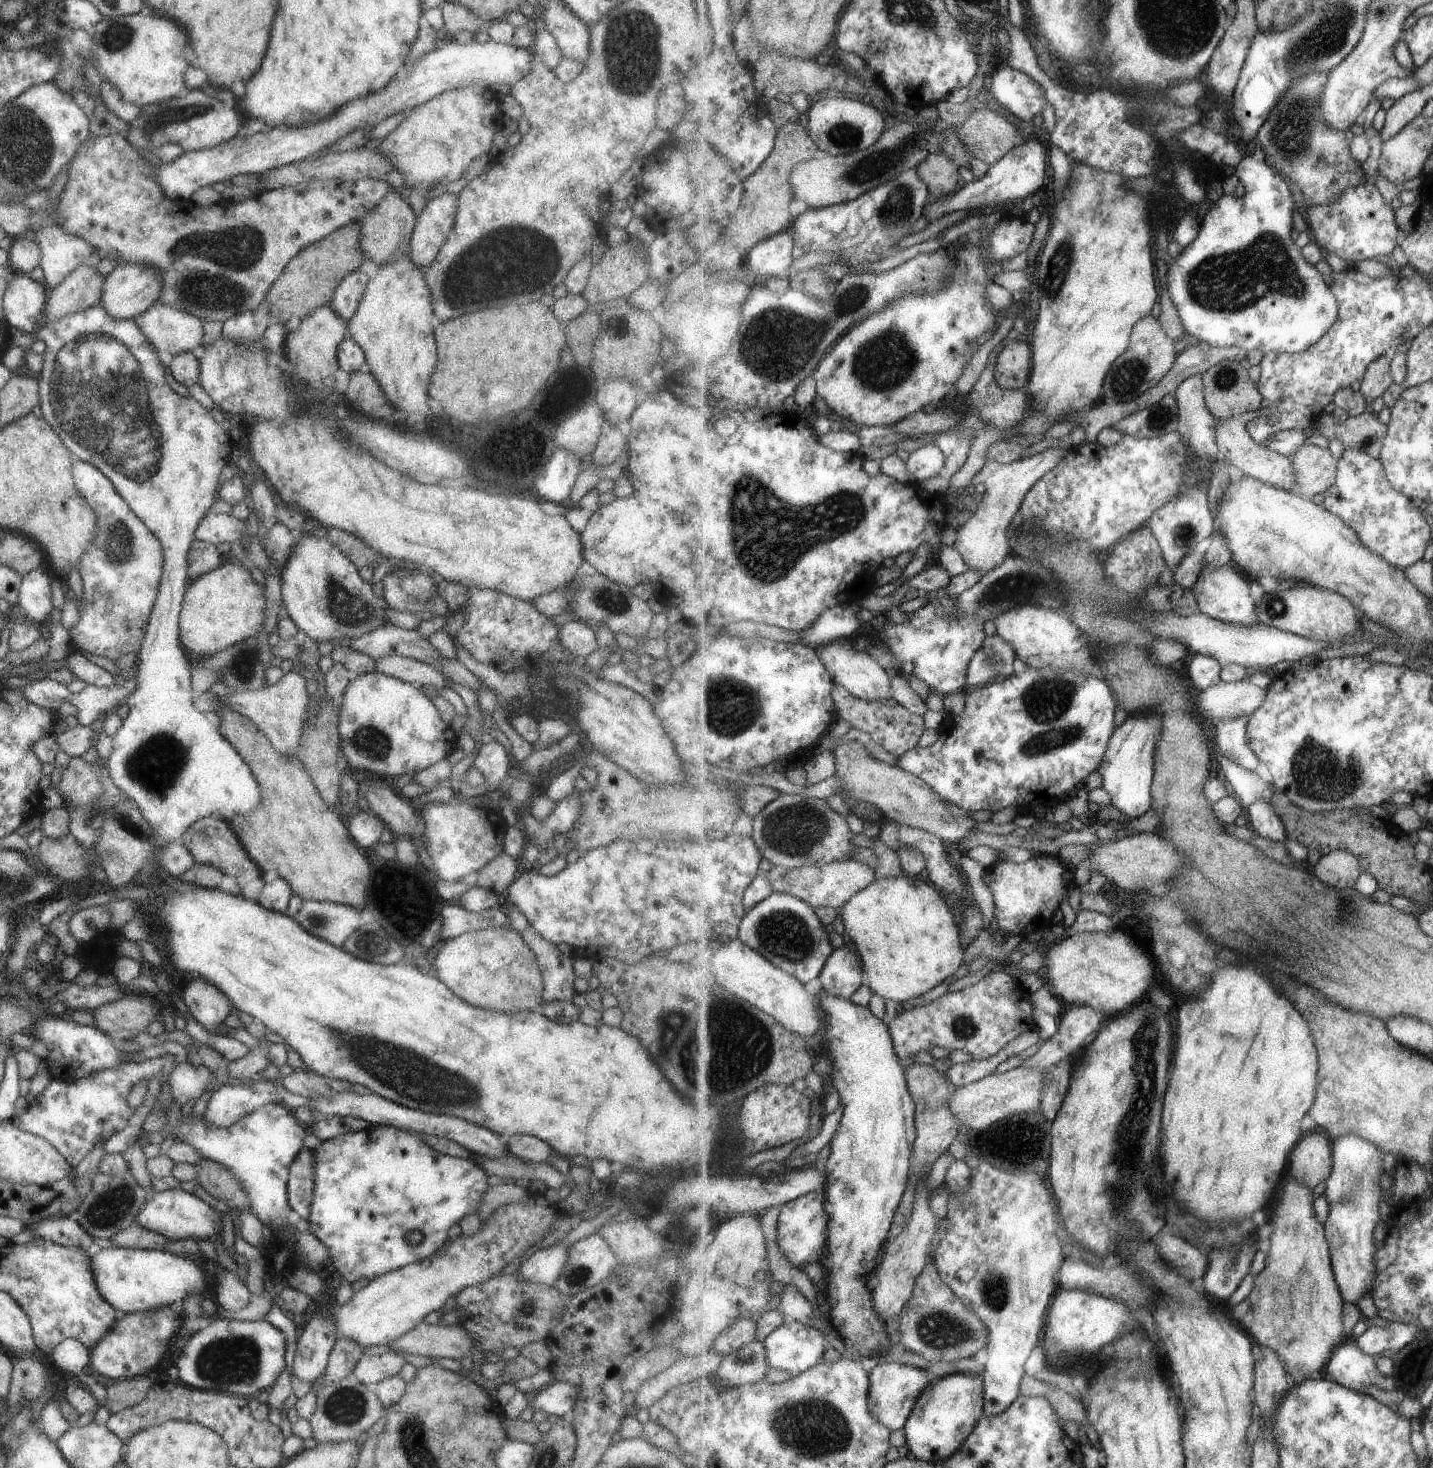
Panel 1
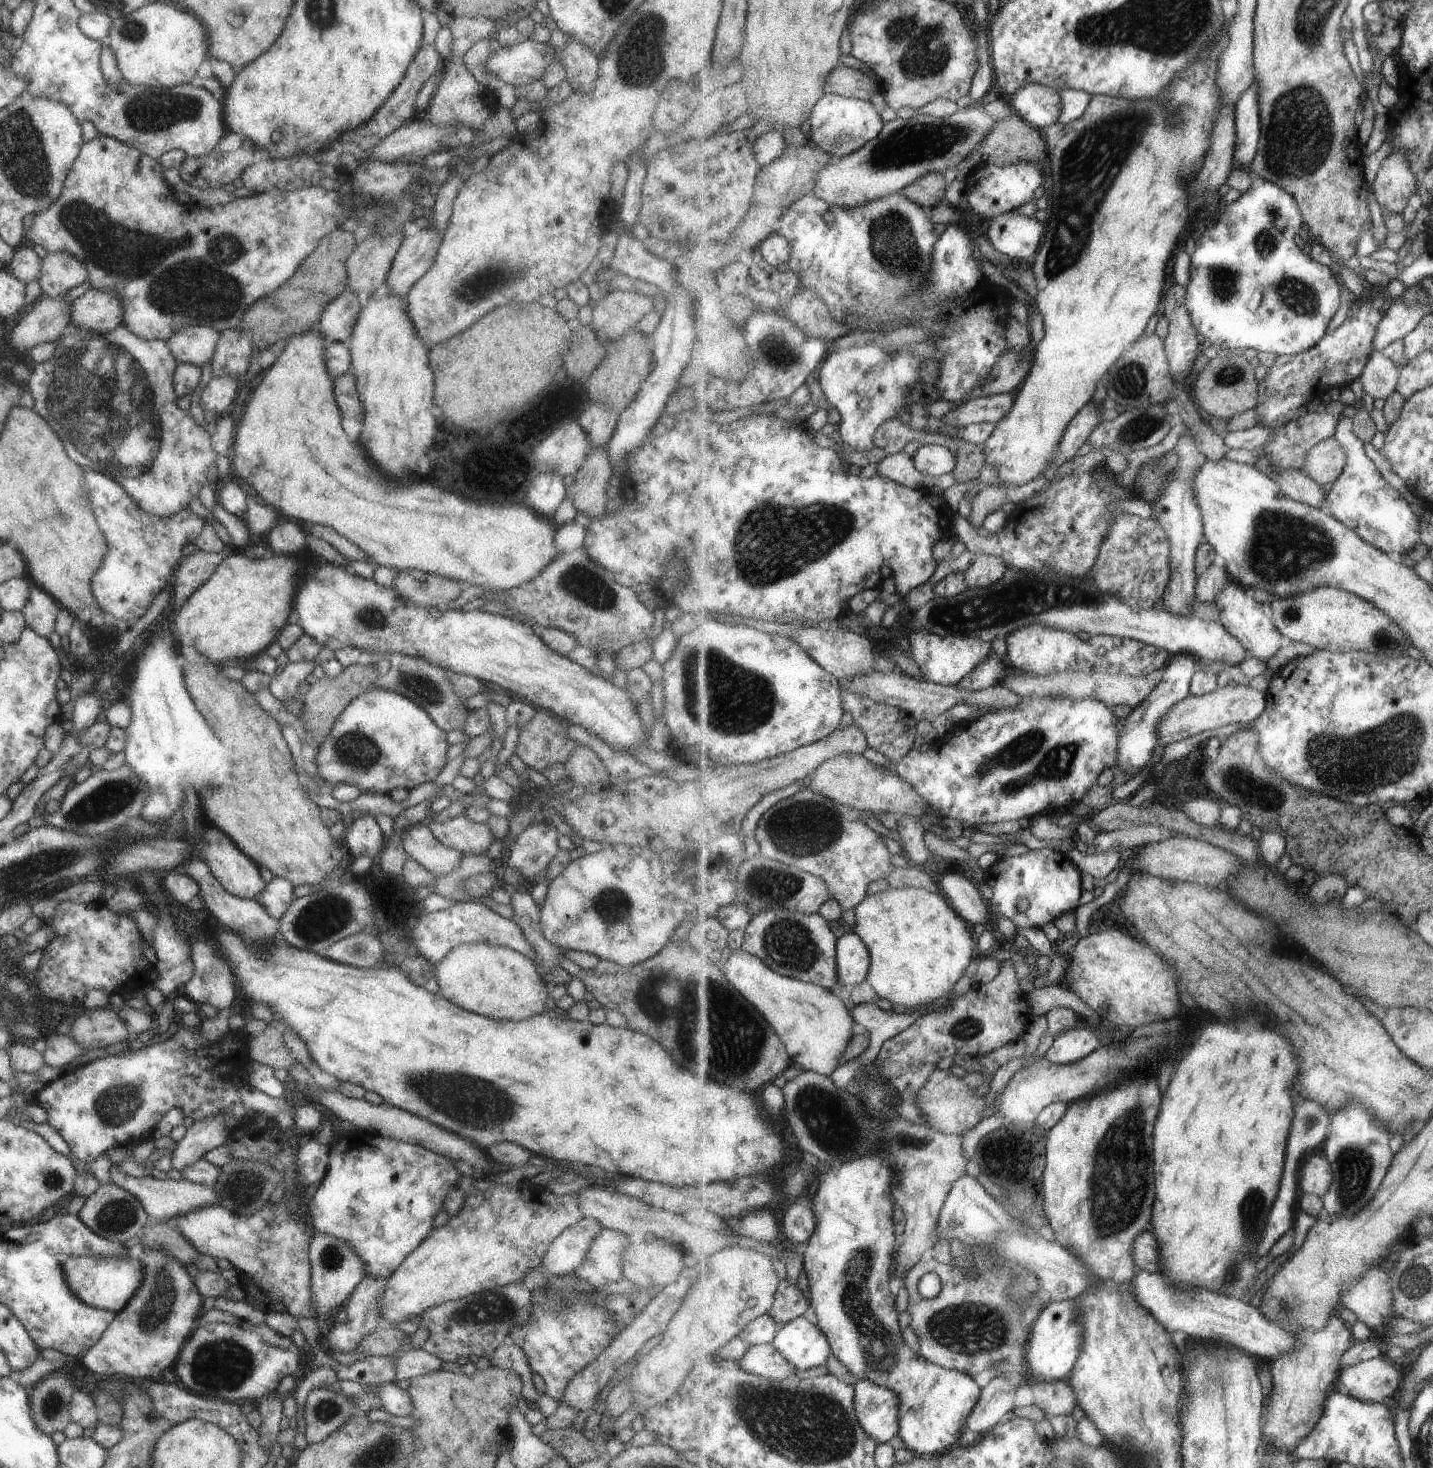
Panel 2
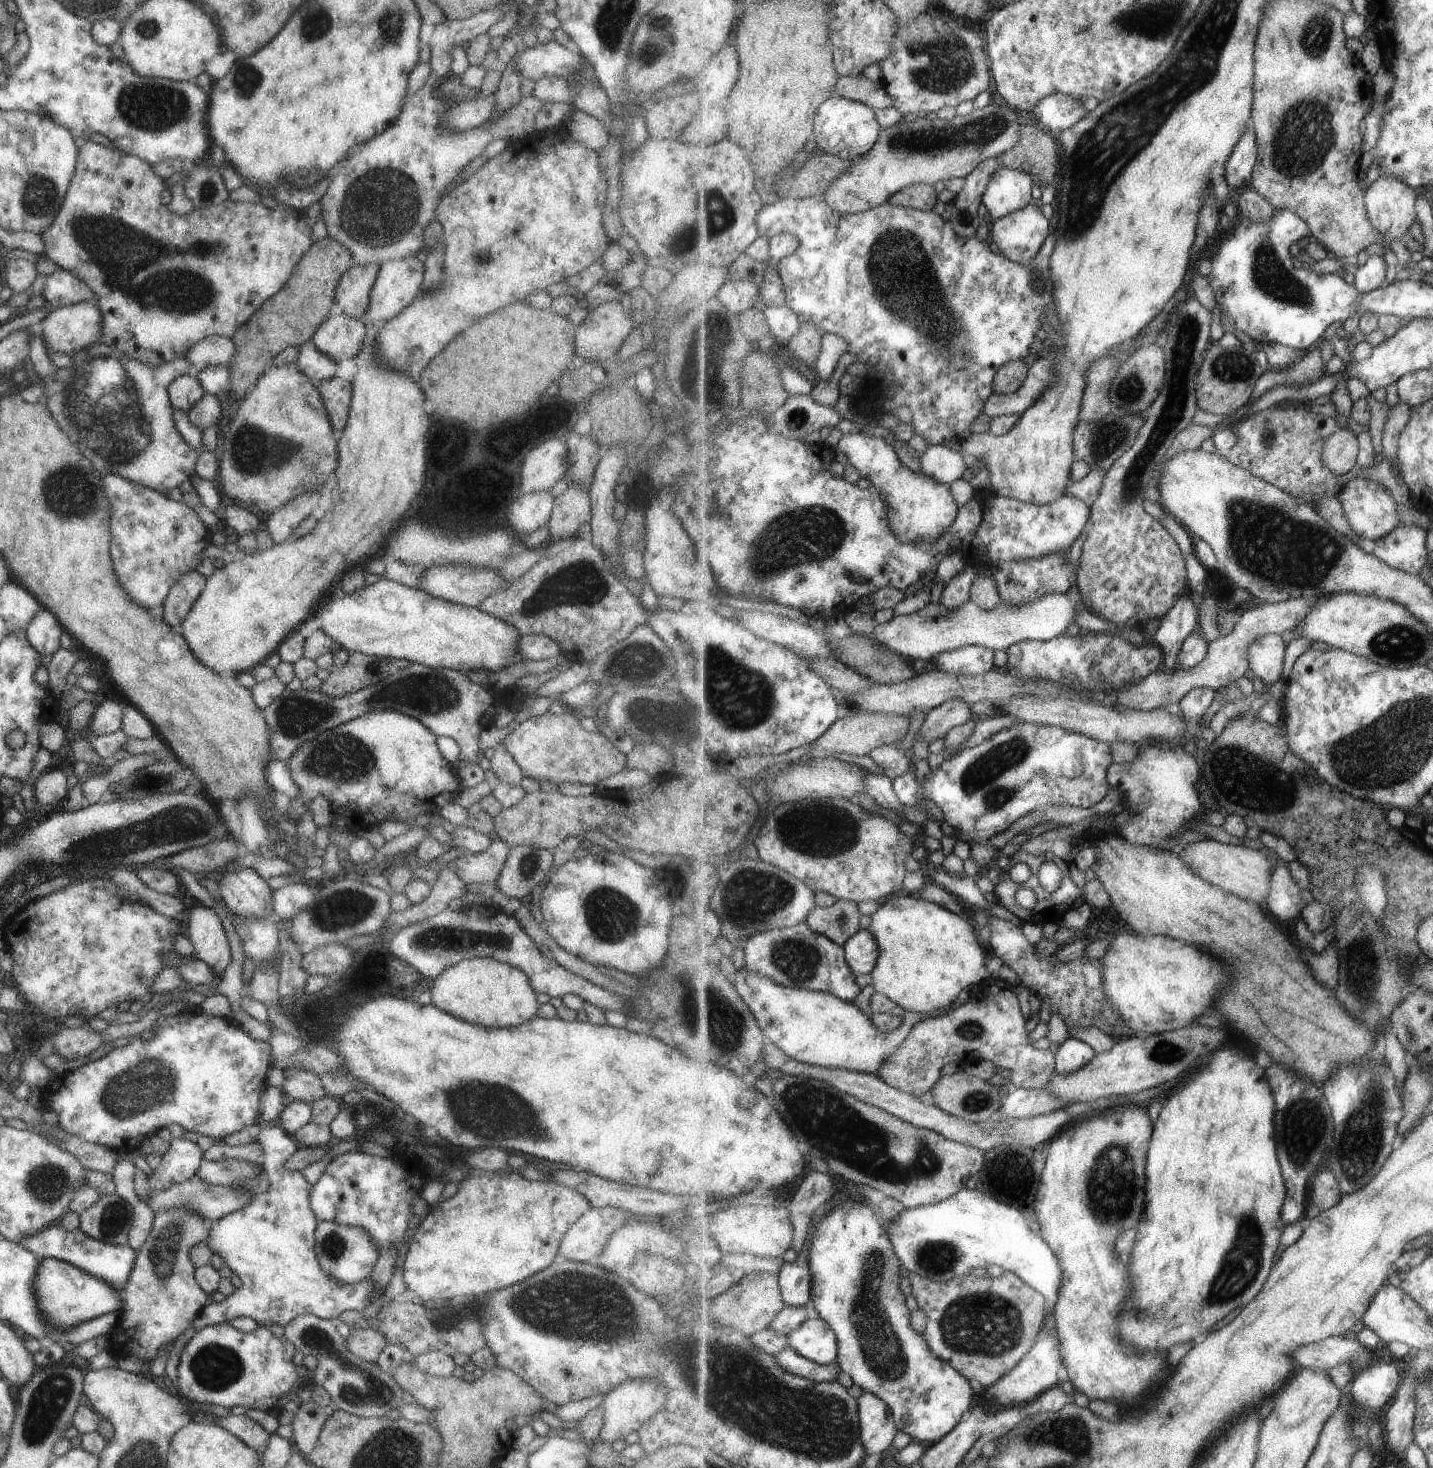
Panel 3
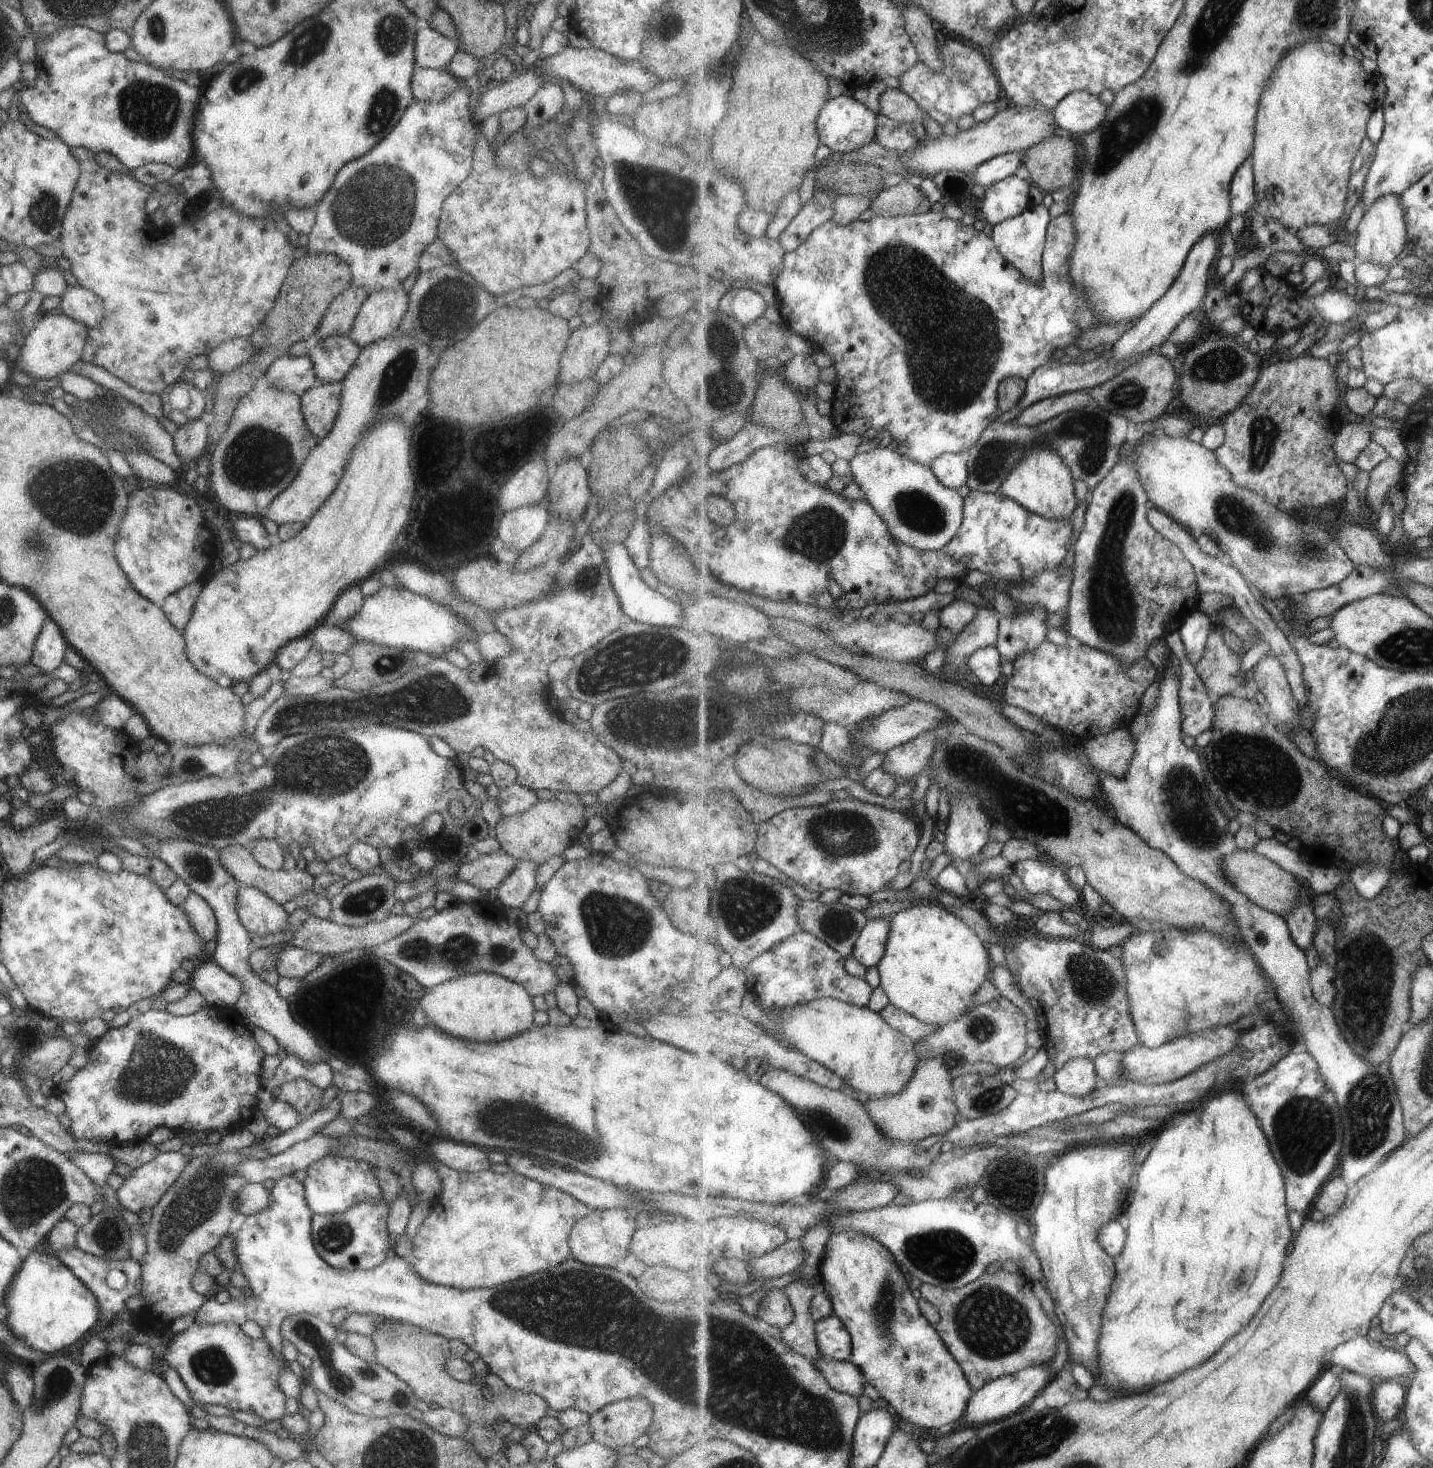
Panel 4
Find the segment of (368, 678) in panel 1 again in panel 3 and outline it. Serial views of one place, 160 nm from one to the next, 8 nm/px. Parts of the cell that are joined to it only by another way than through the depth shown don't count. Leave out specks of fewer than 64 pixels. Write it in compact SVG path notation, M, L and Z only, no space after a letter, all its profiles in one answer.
M371 711L319 733L302 742L286 758L287 772L291 782L297 786L297 796L290 798L284 811L275 812L275 816L296 825L308 814L308 805L316 795L328 801L334 816L346 817L347 831L361 832L378 826L384 820L411 824L411 820L417 820L417 816L431 816L443 805L453 802L461 790L457 770L441 757L435 745L435 737L415 719L393 711Z

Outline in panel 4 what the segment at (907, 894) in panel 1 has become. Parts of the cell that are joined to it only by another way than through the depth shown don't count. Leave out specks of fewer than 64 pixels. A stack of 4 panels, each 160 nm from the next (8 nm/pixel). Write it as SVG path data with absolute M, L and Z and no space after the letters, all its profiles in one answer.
M929 900L892 914L889 920L892 922L892 931L886 944L885 956L876 966L879 970L879 984L889 1002L915 1018L938 1027L969 1015L977 1007L975 994L987 982L991 972L992 962L989 962L989 952L985 943L981 942L982 937L977 936L974 929L950 908Z

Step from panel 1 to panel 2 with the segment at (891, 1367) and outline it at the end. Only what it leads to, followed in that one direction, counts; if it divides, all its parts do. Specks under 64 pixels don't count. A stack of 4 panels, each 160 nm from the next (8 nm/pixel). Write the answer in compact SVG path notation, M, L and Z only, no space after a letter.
M865 1379L855 1380L854 1407L863 1430L878 1440L879 1444L887 1443L899 1432L899 1397L892 1390L879 1386Z

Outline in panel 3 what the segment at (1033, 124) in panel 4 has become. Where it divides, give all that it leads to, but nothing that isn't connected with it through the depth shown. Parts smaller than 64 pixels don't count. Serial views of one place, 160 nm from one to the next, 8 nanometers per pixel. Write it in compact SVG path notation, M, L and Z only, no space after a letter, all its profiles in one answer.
M992 104L983 109L975 109L968 115L956 116L950 121L940 120L936 116L919 116L914 122L905 121L891 125L890 127L882 130L882 135L879 137L878 142L875 143L875 146L866 155L861 156L859 163L855 163L849 171L843 173L834 180L834 183L830 186L830 190L827 191L822 198L834 211L840 212L844 215L854 215L857 213L867 212L876 206L887 203L891 195L894 195L896 192L899 192L908 186L921 183L935 186L939 180L944 182L955 177L966 177L967 175L970 175L971 172L973 172L982 162L985 162L993 157L1000 157L1004 152L1010 151L1018 144L1020 131L1022 130L1022 124L1019 124L1019 117L1022 115L1024 114L1018 112L1009 104L1001 104L999 106L997 106L997 104Z

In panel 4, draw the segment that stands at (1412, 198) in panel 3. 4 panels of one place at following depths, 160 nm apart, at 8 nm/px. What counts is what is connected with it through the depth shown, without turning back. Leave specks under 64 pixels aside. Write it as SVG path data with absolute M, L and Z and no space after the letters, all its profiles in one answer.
M1393 195L1380 197L1378 202L1360 220L1356 235L1356 243L1353 248L1356 264L1373 262L1387 267L1397 264L1408 246L1406 212L1403 210L1400 197Z

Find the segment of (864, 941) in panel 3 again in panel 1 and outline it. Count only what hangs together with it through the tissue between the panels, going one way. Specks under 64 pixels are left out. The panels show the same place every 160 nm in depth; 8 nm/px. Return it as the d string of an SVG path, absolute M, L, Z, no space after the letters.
M837 945L816 985L832 996L851 999L863 985L863 974L865 970L860 954Z

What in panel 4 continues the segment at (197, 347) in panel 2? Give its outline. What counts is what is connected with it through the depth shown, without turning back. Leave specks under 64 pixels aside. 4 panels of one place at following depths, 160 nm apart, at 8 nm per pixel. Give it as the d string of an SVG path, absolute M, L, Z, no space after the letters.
M237 337L219 343L215 348L207 351L205 356L208 368L223 374L248 361L253 353L254 348L248 343L247 337Z

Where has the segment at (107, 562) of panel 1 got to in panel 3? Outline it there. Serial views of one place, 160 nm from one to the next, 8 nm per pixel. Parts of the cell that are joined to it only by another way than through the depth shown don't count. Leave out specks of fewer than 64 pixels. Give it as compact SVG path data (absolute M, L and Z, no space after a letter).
M103 475L100 481L111 510L108 531L112 571L135 604L144 609L160 606L171 585L195 568L200 562L198 555L215 537L183 501L173 501L119 475Z

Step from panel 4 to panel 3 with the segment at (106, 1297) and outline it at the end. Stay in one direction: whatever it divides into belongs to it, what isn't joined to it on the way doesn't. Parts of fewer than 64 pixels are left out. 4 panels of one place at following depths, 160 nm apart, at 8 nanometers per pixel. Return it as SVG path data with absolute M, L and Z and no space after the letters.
M53 1224L36 1231L35 1234L23 1237L19 1244L26 1248L39 1261L44 1258L57 1259L75 1266L80 1271L105 1281L116 1291L120 1291L133 1268L136 1250L125 1245L104 1243L84 1235L78 1228L72 1231Z

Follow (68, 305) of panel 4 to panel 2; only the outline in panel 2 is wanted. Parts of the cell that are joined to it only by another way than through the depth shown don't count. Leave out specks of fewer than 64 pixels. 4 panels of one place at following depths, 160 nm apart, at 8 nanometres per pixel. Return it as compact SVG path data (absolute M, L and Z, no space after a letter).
M46 253L40 260L36 283L43 296L63 295L73 287L85 285L87 270L80 260L67 253Z

